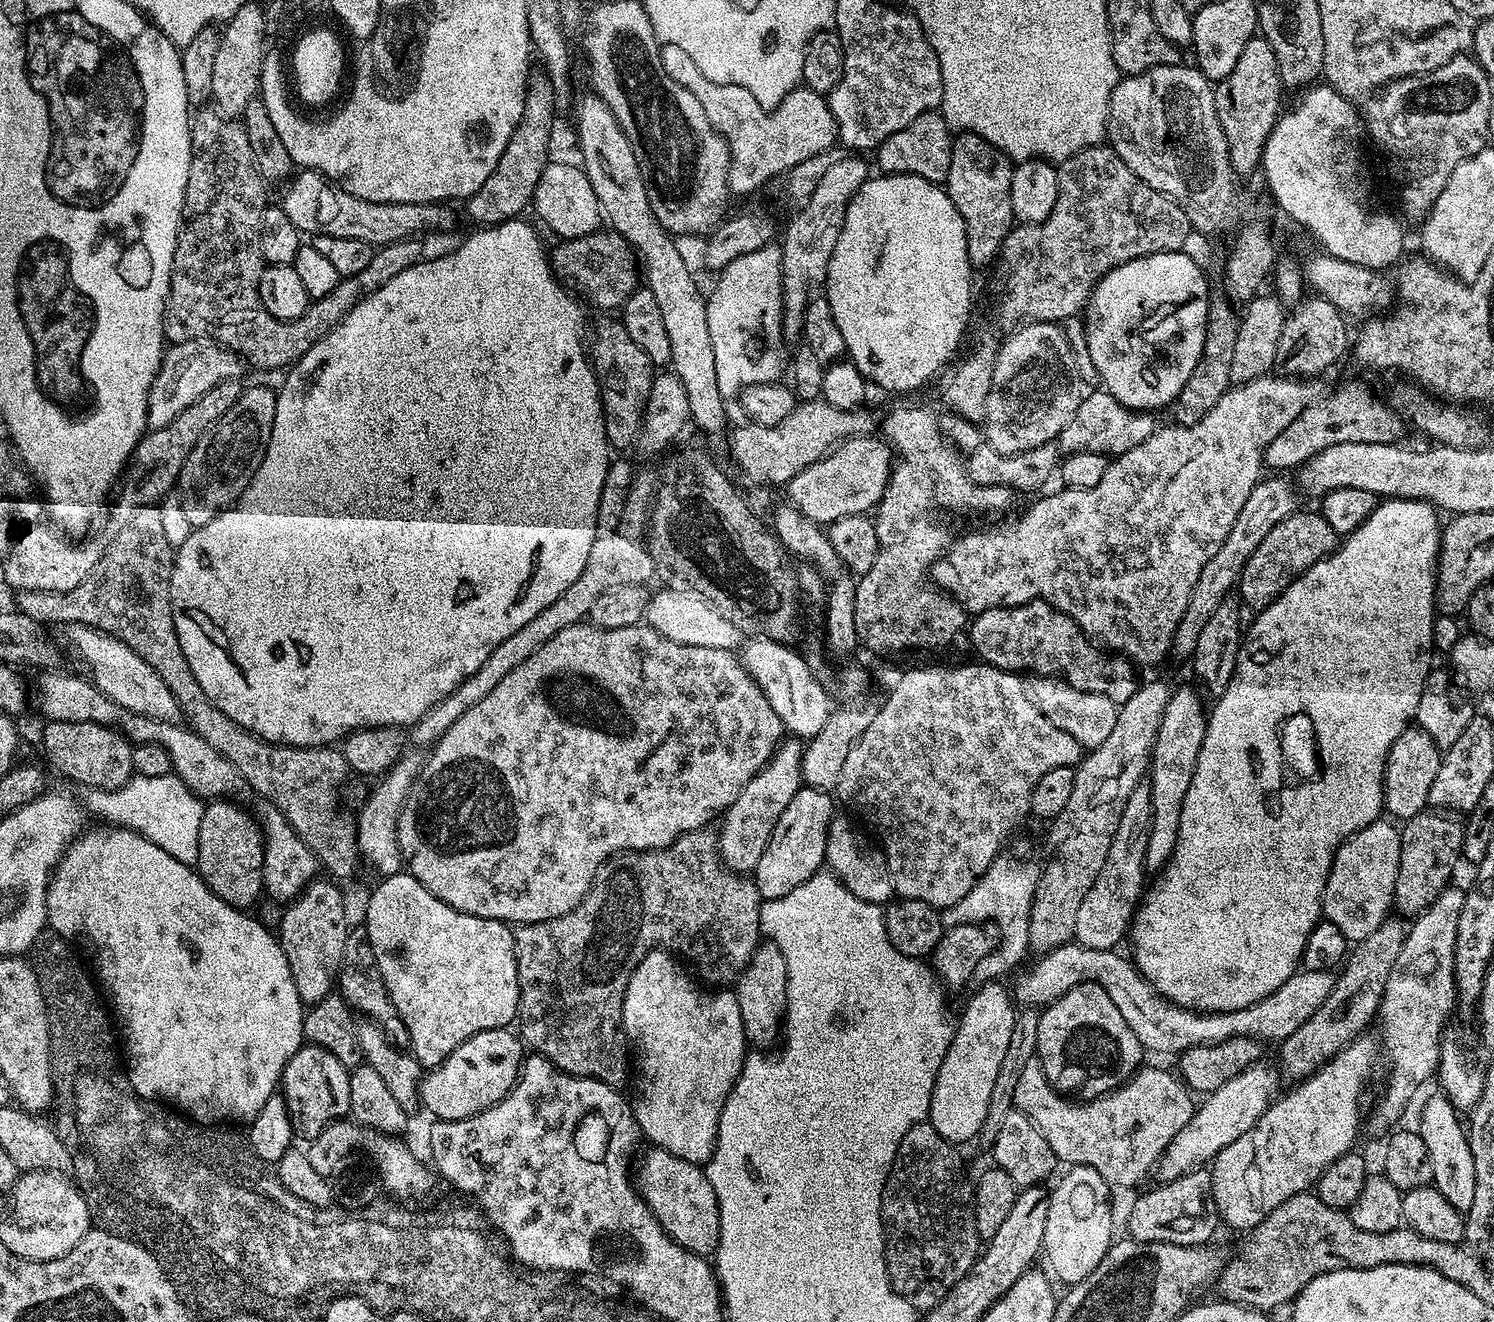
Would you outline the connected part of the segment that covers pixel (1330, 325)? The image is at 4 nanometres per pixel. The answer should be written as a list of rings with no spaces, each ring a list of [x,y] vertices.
[[[1313,295],[1312,300],[1304,298],[1299,301],[1287,313],[1284,325],[1282,326],[1282,338],[1278,338],[1278,358],[1276,359],[1276,368],[1283,375],[1294,376],[1297,378],[1316,378],[1331,366],[1335,360],[1340,360],[1344,356],[1344,351],[1350,348],[1350,332],[1348,336],[1348,324],[1344,313],[1339,312],[1335,306],[1324,300],[1322,297]]]

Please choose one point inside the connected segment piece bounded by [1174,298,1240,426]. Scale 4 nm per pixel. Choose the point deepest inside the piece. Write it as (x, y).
(1211, 378)

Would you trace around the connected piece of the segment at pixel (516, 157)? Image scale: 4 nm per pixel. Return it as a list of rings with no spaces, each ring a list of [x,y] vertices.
[[[542,70],[531,71],[528,75],[526,102],[520,123],[514,134],[507,140],[506,148],[498,160],[498,166],[486,182],[472,196],[467,197],[464,206],[477,225],[500,224],[502,221],[519,217],[525,207],[531,205],[538,180],[550,161],[550,142],[554,126],[558,94]]]

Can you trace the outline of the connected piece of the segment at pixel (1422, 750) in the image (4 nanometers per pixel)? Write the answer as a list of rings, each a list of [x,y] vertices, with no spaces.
[[[1410,726],[1398,734],[1384,763],[1384,806],[1389,817],[1403,822],[1429,807],[1430,785],[1438,775],[1442,749],[1418,726]]]

